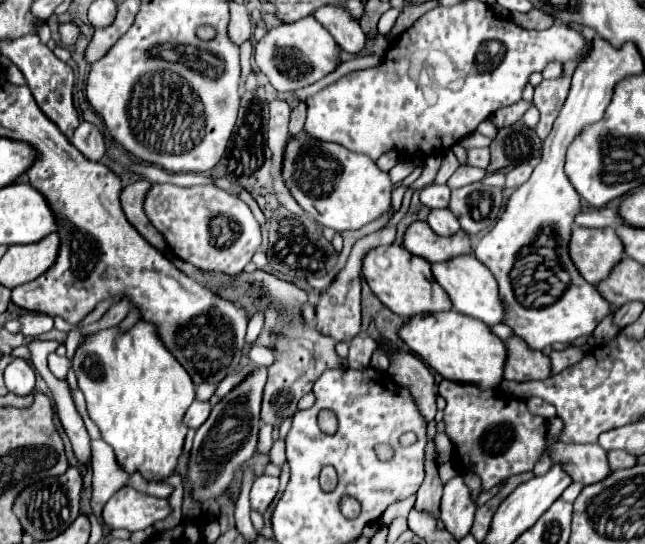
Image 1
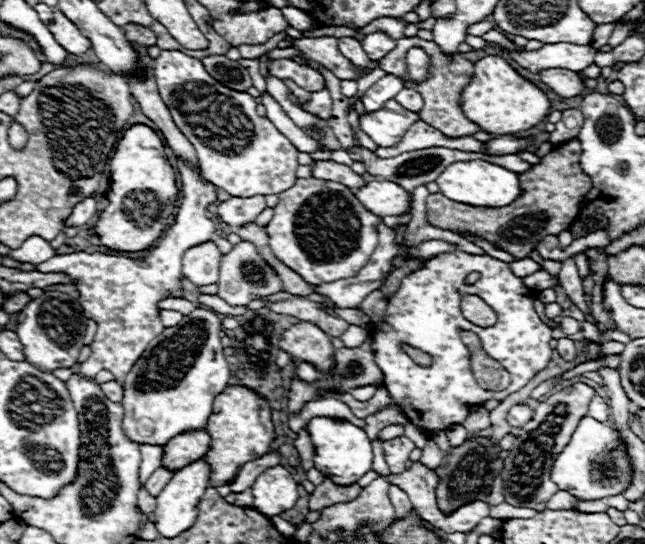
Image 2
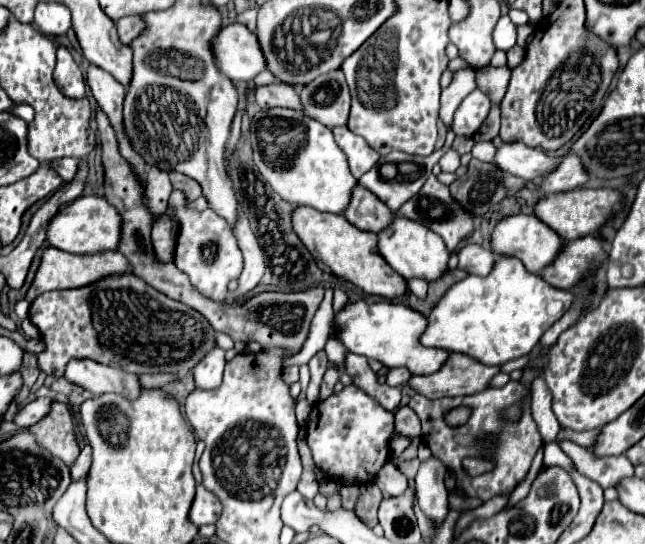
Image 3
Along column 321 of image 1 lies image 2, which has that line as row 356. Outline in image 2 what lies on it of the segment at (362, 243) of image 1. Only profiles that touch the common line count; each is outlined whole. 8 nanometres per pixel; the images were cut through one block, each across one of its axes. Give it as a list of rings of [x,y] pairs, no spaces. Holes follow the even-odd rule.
[[[298,322],[292,328],[288,328],[282,334],[280,350],[286,350],[294,358],[306,362],[330,360],[334,354],[328,334],[322,334],[322,330],[318,330],[318,326],[310,322]]]

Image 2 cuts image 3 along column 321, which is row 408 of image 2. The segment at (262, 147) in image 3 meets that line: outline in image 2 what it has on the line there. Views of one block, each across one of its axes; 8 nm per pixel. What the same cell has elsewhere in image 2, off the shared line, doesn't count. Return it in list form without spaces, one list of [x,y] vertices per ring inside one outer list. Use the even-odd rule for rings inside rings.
[[[196,308],[192,314],[184,316],[178,326],[164,328],[154,342],[142,352],[142,358],[132,366],[130,374],[124,378],[124,398],[122,408],[126,410],[124,418],[124,430],[126,438],[140,444],[152,444],[152,446],[166,446],[166,442],[178,434],[184,434],[186,430],[202,430],[206,426],[206,420],[212,412],[214,398],[228,386],[230,380],[230,368],[222,354],[220,334],[222,322],[216,312],[208,308]]]

